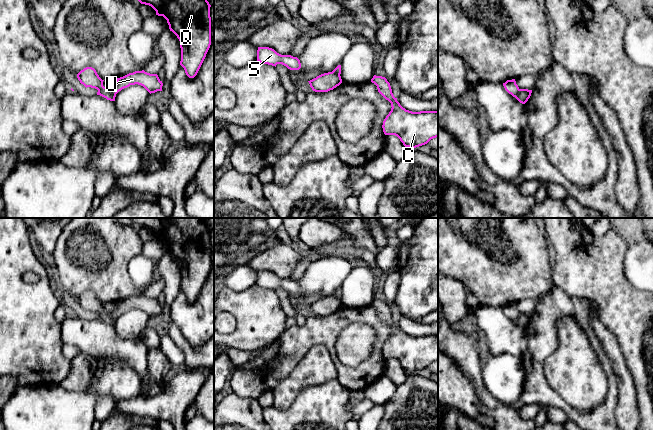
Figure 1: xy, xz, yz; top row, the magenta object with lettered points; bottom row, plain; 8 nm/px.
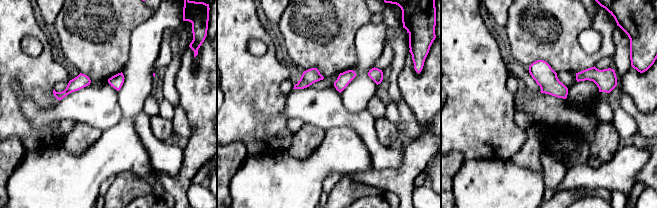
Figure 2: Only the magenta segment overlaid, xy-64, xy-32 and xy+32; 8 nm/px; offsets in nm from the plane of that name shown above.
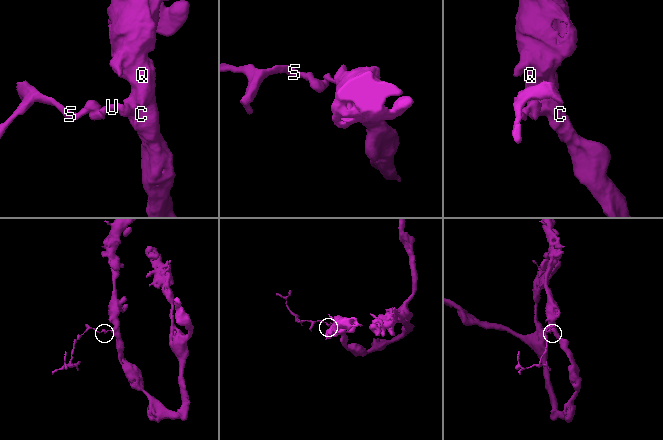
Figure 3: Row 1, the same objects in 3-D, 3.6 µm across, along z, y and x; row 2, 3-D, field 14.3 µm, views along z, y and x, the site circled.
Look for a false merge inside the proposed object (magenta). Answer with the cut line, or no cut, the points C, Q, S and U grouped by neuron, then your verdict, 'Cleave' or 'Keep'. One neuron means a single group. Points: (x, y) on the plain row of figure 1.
Split along yz (520, 313), (515, 321). Groups: C Q U / S. Cleave

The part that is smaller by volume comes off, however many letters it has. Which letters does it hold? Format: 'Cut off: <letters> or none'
Cut off: S

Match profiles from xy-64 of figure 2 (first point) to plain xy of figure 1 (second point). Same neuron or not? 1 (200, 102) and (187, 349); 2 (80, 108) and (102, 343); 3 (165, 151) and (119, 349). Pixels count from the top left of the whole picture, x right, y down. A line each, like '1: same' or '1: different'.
1: different
2: same
3: same

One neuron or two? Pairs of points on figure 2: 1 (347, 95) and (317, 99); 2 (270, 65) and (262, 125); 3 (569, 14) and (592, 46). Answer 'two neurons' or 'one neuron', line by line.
1: two neurons
2: one neuron
3: two neurons

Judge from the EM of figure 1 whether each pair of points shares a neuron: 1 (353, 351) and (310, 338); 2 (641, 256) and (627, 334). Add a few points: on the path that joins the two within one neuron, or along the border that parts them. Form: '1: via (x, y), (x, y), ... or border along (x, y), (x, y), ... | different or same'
1: border along (348, 326), (335, 344), (335, 354), (344, 366) | different
2: border along (622, 267), (626, 278), (638, 289) | different

